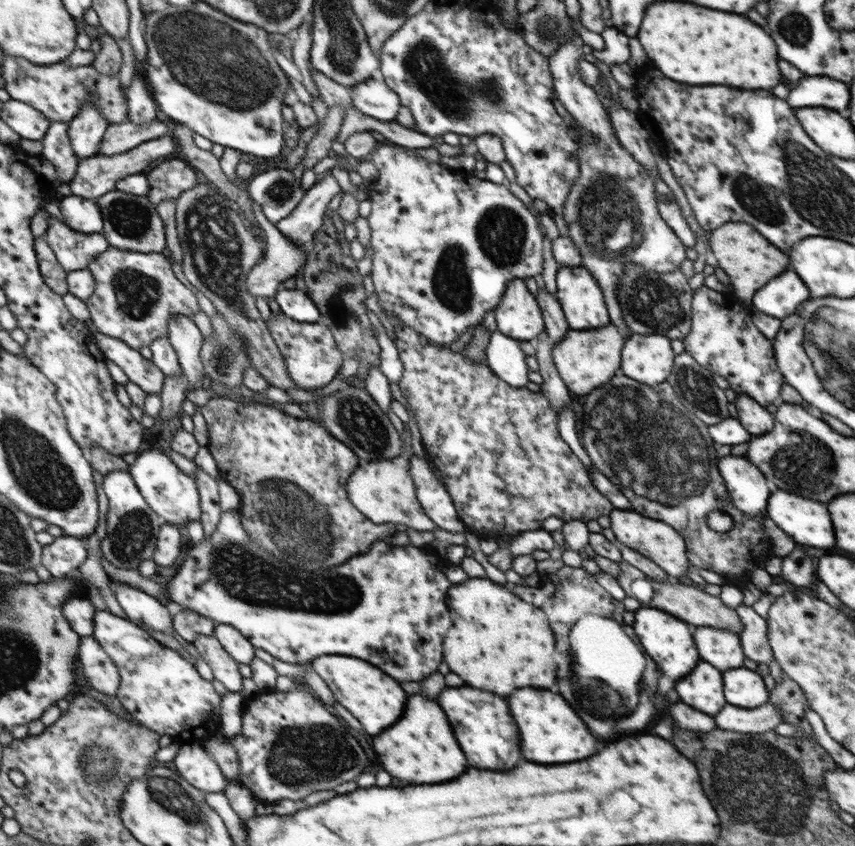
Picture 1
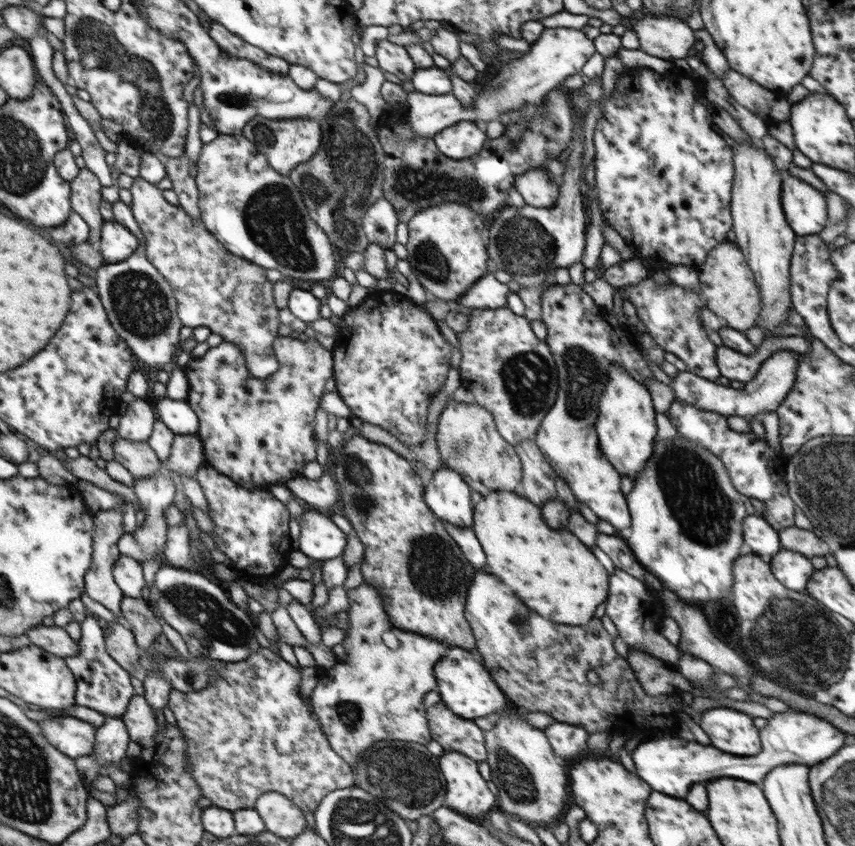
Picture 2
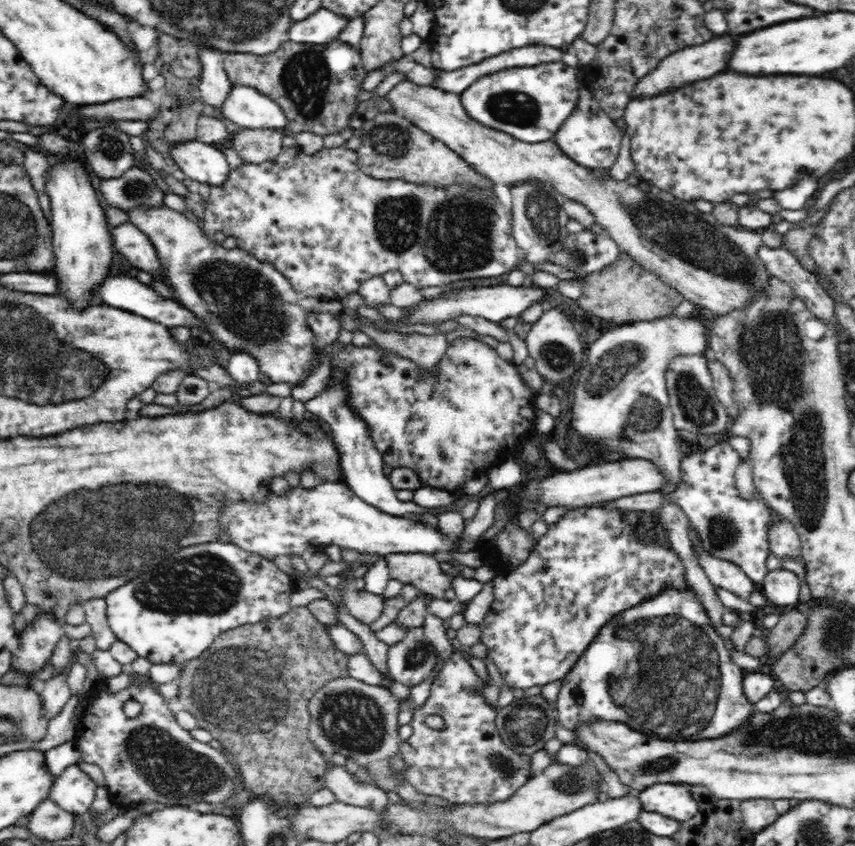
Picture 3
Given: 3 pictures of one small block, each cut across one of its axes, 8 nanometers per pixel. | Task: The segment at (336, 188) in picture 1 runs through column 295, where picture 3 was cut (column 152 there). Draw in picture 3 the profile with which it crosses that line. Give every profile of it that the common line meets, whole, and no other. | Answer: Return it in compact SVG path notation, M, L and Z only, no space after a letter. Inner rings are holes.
M165 205L148 209L146 207L139 207L136 209L131 209L126 211L129 215L129 223L138 227L146 236L150 237L156 253L158 253L158 258L160 260L161 267L165 276L170 279L172 289L178 294L178 300L180 303L186 307L190 312L195 314L195 317L207 328L209 332L206 341L213 344L215 347L226 348L228 352L231 353L230 359L228 360L228 368L226 368L227 373L234 379L234 382L241 384L241 386L248 386L256 380L262 381L264 384L274 384L274 382L288 382L292 386L298 386L308 376L314 368L320 366L320 362L324 358L330 358L331 368L336 370L343 370L345 372L345 377L343 378L343 384L345 384L345 389L347 390L347 403L350 405L350 408L360 416L360 419L366 423L368 429L370 429L370 436L375 444L375 447L378 449L378 452L382 455L386 465L394 468L410 468L418 475L418 480L422 487L434 487L437 489L446 489L453 493L458 493L461 491L464 482L472 478L476 478L483 474L489 467L500 463L501 461L508 460L512 457L518 446L521 446L528 439L533 436L532 431L535 427L536 419L536 397L526 386L526 382L522 381L522 376L518 373L516 365L506 358L500 357L496 353L495 349L490 347L488 344L482 343L480 340L458 337L454 339L453 342L450 342L447 346L444 356L439 360L438 364L435 364L429 371L424 371L422 365L417 364L409 358L404 358L400 355L388 355L388 353L382 352L378 346L356 346L352 343L348 345L340 345L338 343L332 343L327 347L324 347L322 350L315 348L314 346L314 335L312 334L312 329L307 323L306 314L304 309L300 307L298 301L300 295L294 291L294 288L291 286L291 283L278 271L274 268L274 265L270 262L262 262L258 260L252 253L246 252L240 247L234 249L224 249L222 242L225 240L226 236L223 232L217 230L215 234L205 234L201 226L197 222L192 222L186 218L182 213L176 212L176 210L171 210ZM222 344L222 346L220 346ZM238 350L238 352L236 352ZM319 351L319 355L314 357L314 352Z

